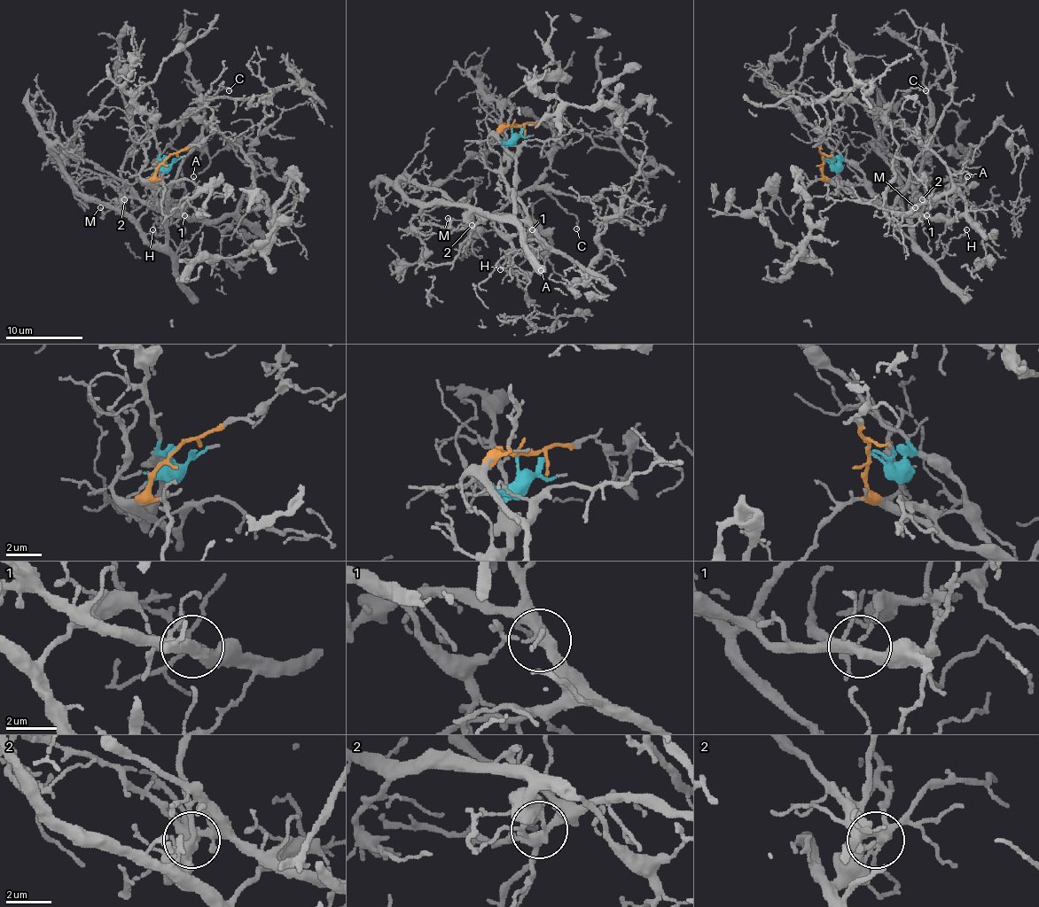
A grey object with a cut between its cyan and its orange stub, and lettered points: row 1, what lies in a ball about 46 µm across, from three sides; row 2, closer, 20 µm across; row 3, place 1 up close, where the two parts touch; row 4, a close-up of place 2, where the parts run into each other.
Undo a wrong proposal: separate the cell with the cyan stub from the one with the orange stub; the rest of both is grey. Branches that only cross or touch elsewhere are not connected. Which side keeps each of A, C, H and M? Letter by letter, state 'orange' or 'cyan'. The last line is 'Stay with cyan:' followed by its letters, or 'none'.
A: orange
C: cyan
H: cyan
M: orange
Stay with cyan: C, H

